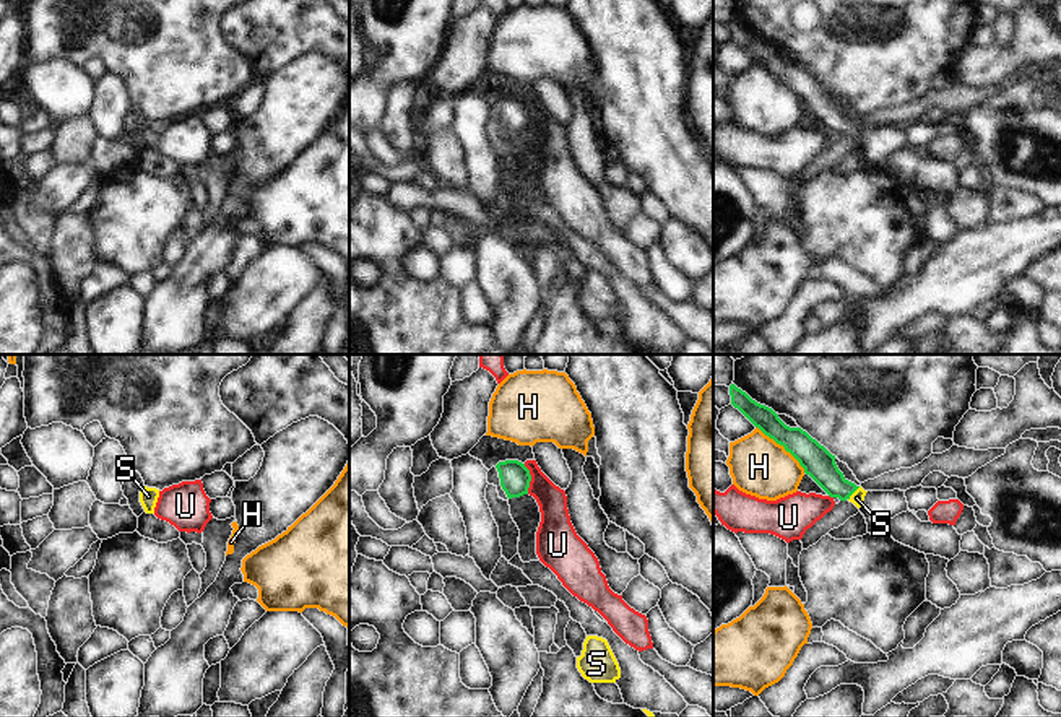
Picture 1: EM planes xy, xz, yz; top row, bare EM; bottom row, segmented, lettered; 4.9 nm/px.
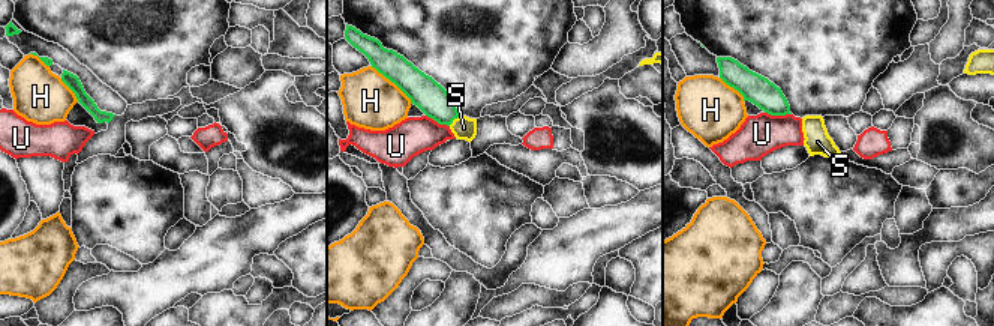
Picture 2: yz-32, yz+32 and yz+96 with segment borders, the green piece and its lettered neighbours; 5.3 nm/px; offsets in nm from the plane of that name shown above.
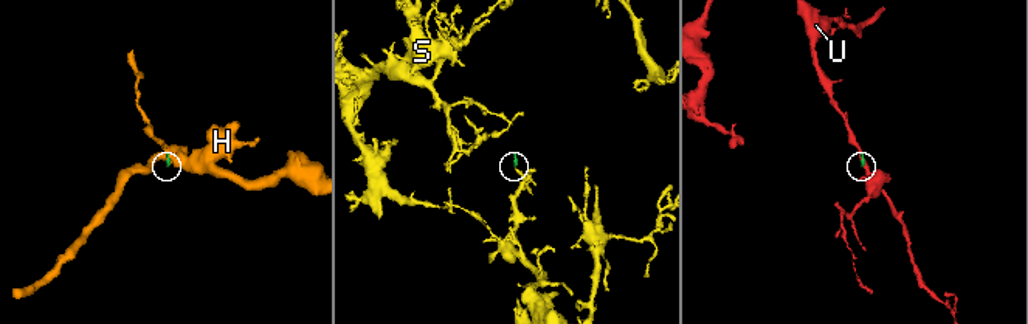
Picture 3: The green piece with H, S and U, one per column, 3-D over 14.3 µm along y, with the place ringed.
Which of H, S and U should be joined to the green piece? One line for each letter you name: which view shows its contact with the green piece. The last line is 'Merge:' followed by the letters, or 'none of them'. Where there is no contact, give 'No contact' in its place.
S: Touches green in yz
Merge: S.

